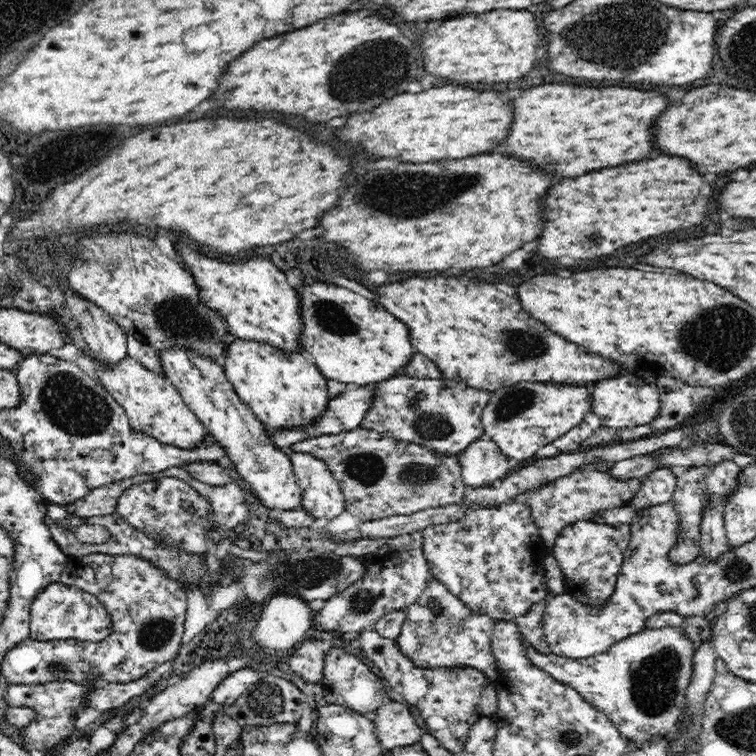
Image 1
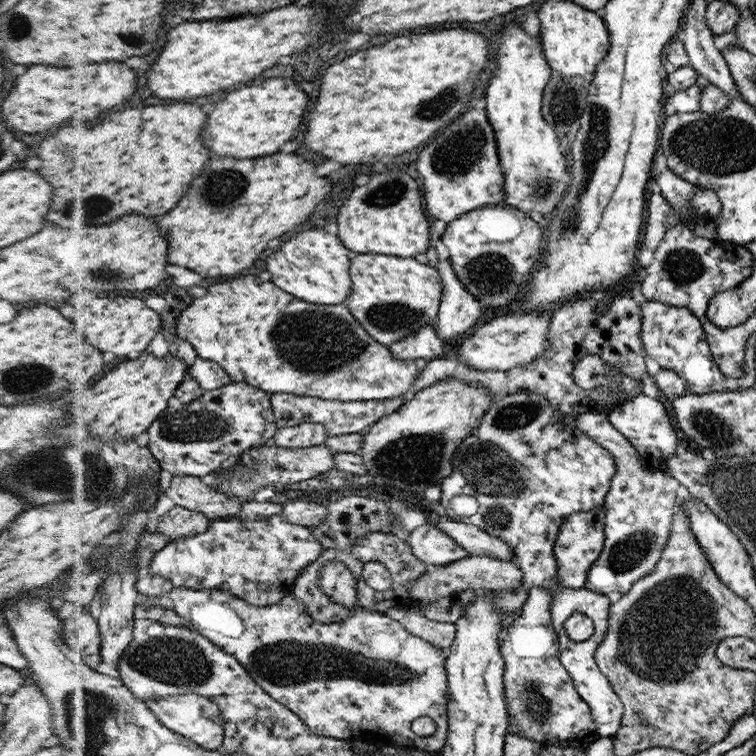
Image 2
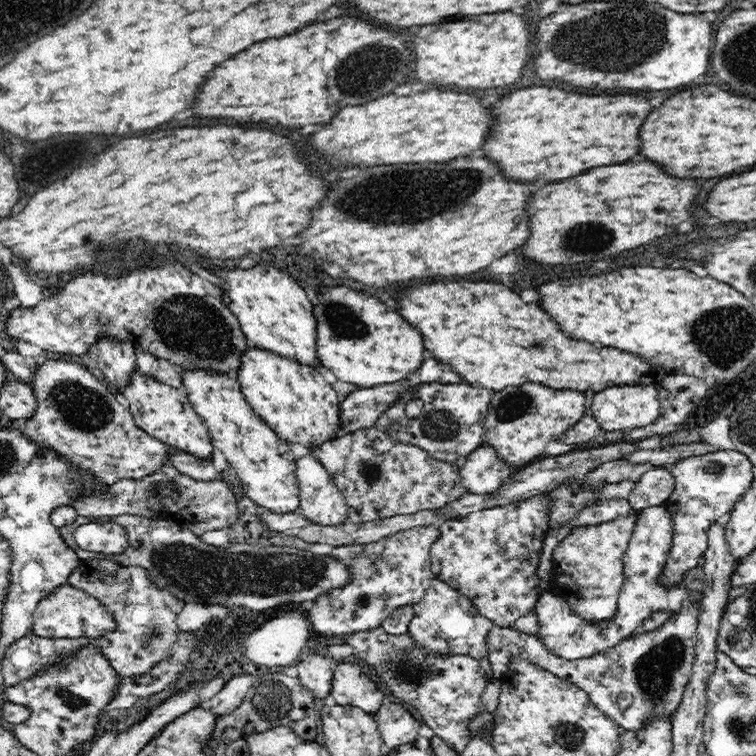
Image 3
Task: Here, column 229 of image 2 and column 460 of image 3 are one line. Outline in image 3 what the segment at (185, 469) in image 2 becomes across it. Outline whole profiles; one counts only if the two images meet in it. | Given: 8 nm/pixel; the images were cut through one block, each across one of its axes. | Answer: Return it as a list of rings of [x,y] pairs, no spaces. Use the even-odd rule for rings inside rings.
[[[425,383],[412,392],[410,397],[398,400],[376,427],[398,442],[417,446],[427,452],[430,458],[450,464],[465,462],[474,450],[485,444],[486,418],[490,416],[490,402],[493,391],[478,384],[438,384]],[[410,398],[422,400],[425,413],[410,419],[404,413],[404,406]]]

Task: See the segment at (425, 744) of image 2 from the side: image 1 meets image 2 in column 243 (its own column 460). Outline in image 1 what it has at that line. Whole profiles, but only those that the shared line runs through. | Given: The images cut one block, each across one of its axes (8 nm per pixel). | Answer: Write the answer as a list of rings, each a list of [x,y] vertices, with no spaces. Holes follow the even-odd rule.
[[[430,581],[427,590],[413,606],[406,610],[406,623],[403,625],[398,643],[402,650],[414,659],[420,666],[452,666],[470,665],[485,670],[490,682],[496,679],[496,657],[492,650],[493,633],[496,622],[489,616],[477,613],[470,609],[457,595],[450,592],[449,588],[440,581]]]

